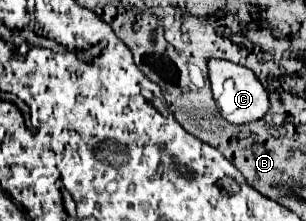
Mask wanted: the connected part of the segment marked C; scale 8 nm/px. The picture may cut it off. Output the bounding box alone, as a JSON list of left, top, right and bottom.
[208,60,268,124]

